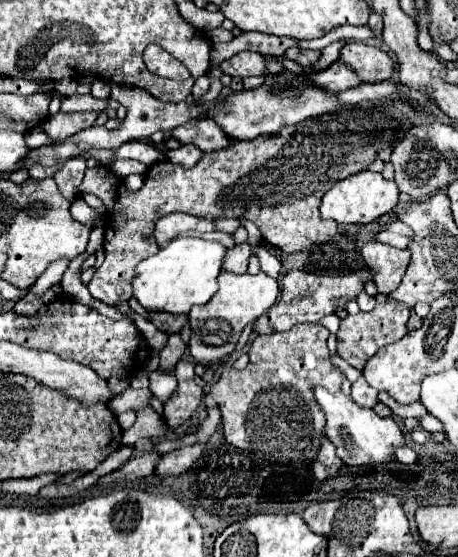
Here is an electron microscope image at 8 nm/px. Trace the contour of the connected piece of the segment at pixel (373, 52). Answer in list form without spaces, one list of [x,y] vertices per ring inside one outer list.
[[[347,43],[341,49],[339,61],[351,67],[363,83],[379,83],[393,75],[393,59],[379,47],[365,43]]]

